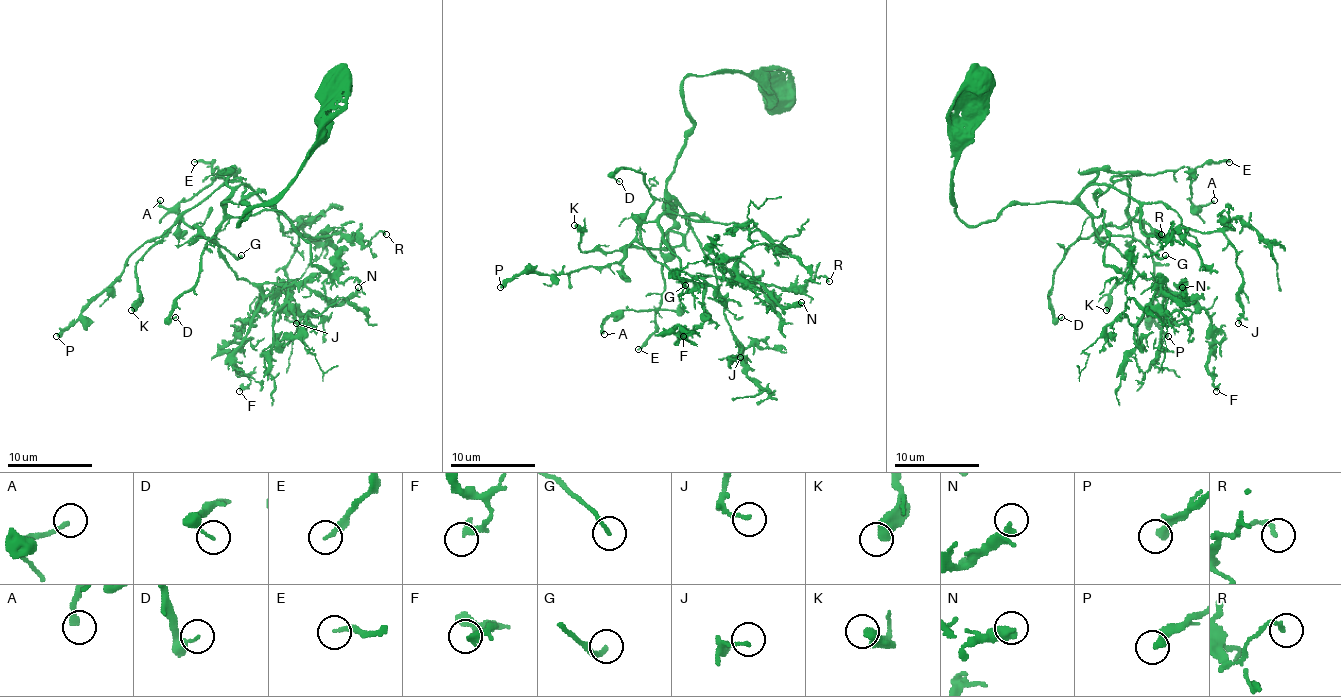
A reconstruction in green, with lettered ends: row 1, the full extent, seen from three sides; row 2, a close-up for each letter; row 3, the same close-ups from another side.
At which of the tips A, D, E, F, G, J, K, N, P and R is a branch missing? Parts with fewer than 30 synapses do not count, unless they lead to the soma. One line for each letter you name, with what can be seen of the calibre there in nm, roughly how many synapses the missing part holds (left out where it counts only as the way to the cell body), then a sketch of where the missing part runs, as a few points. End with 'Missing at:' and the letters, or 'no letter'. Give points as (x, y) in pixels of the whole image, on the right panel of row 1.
Missing at: no letter

